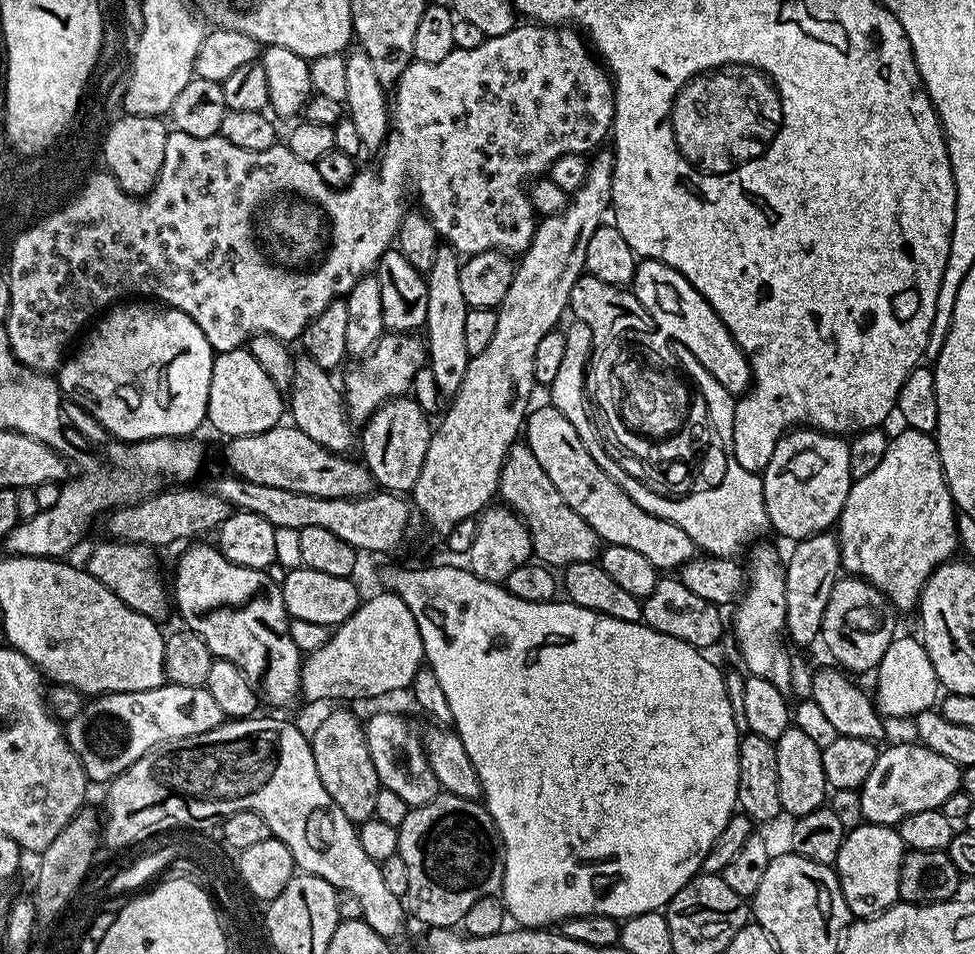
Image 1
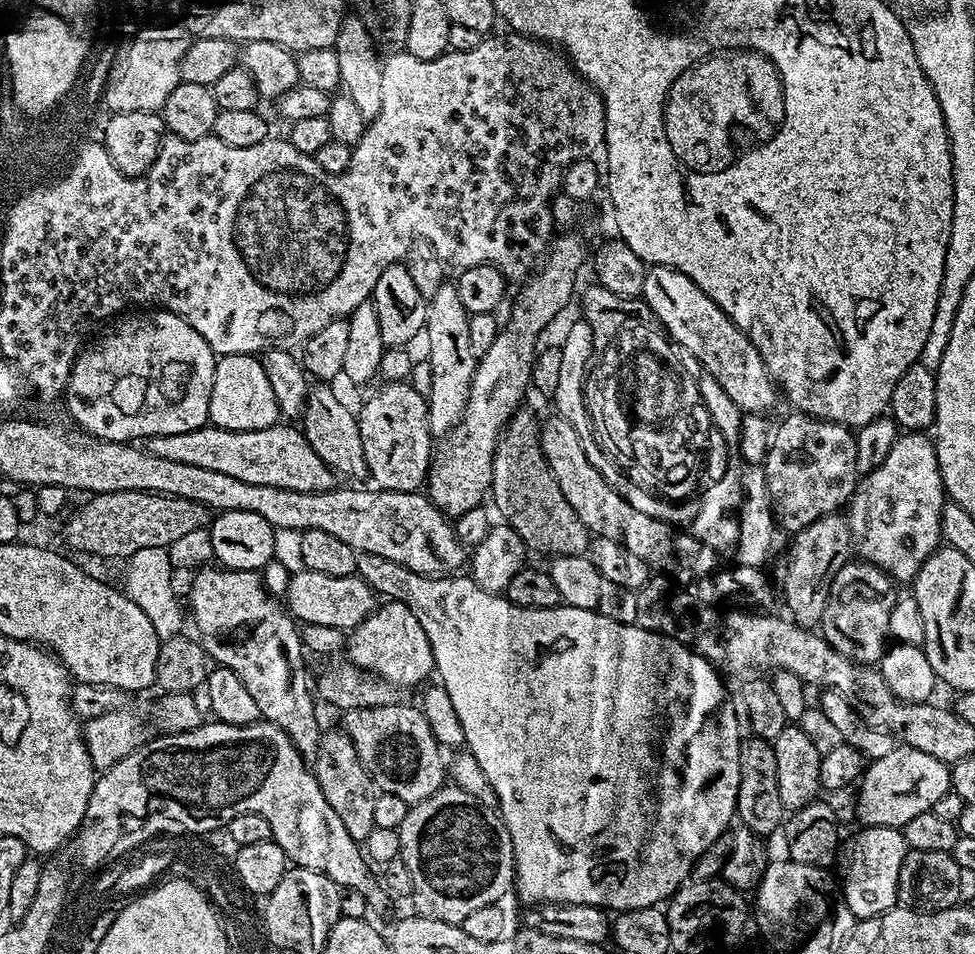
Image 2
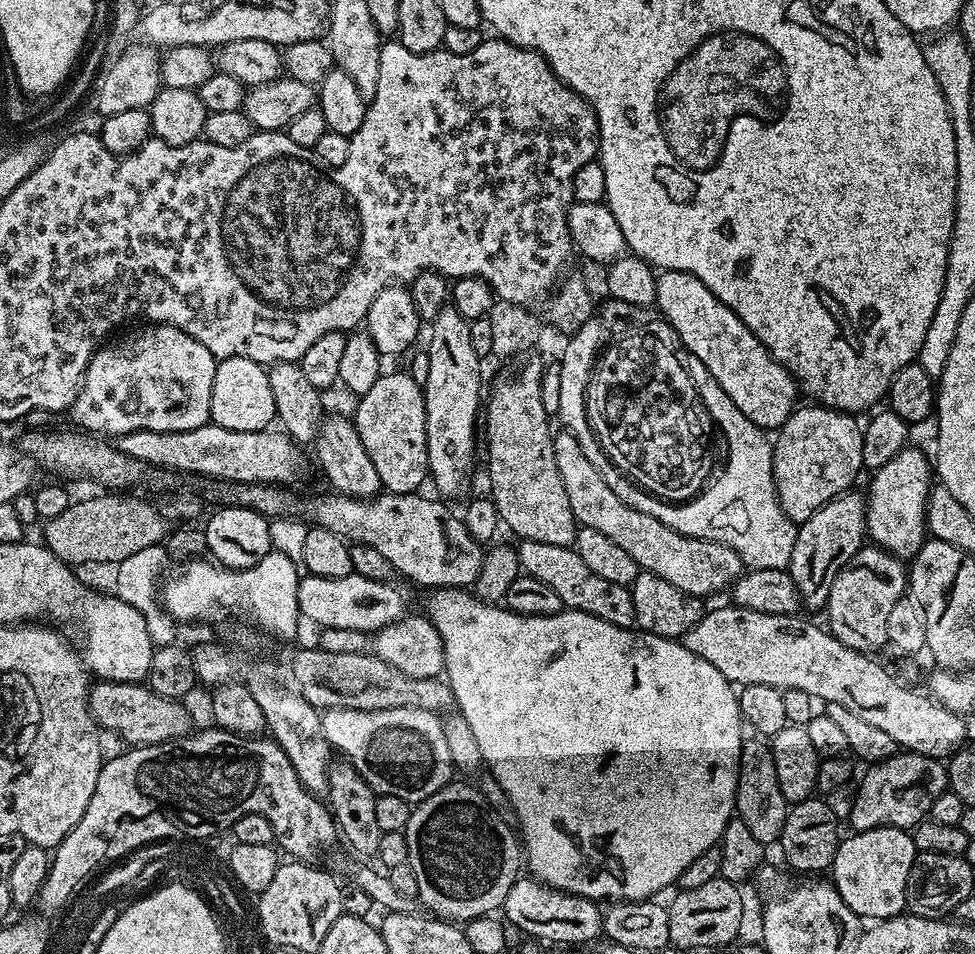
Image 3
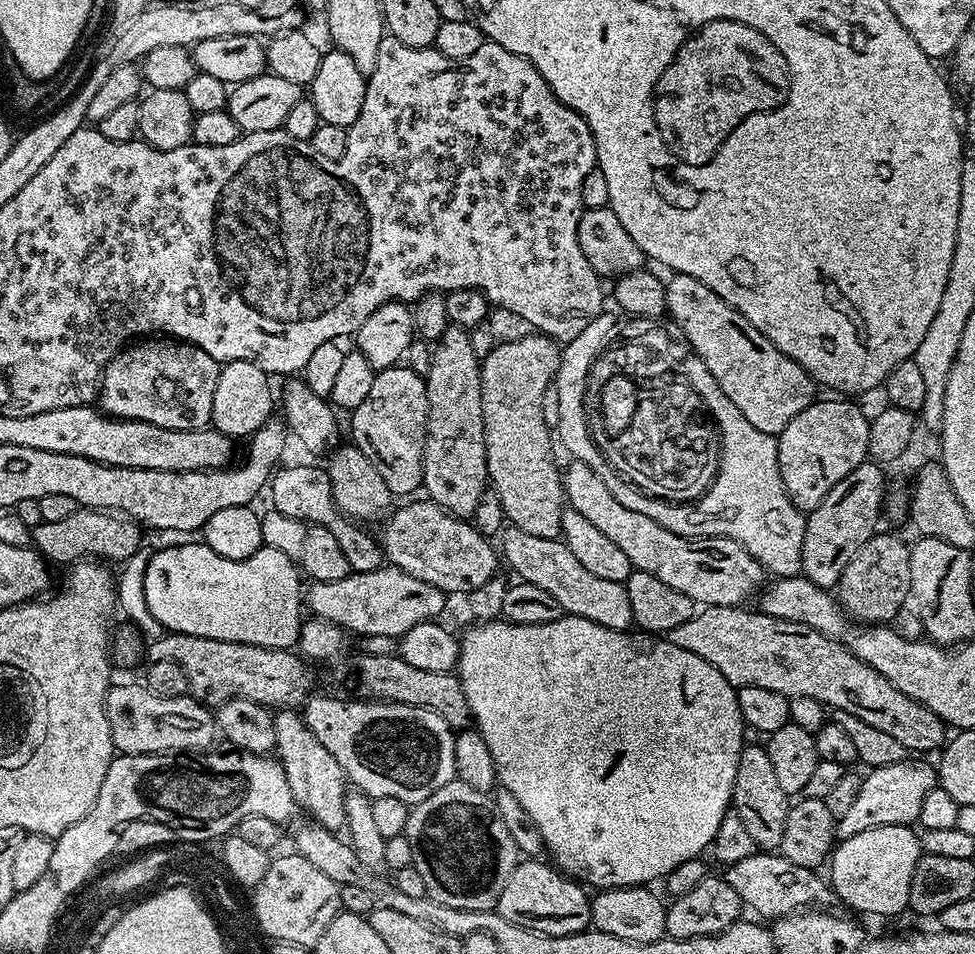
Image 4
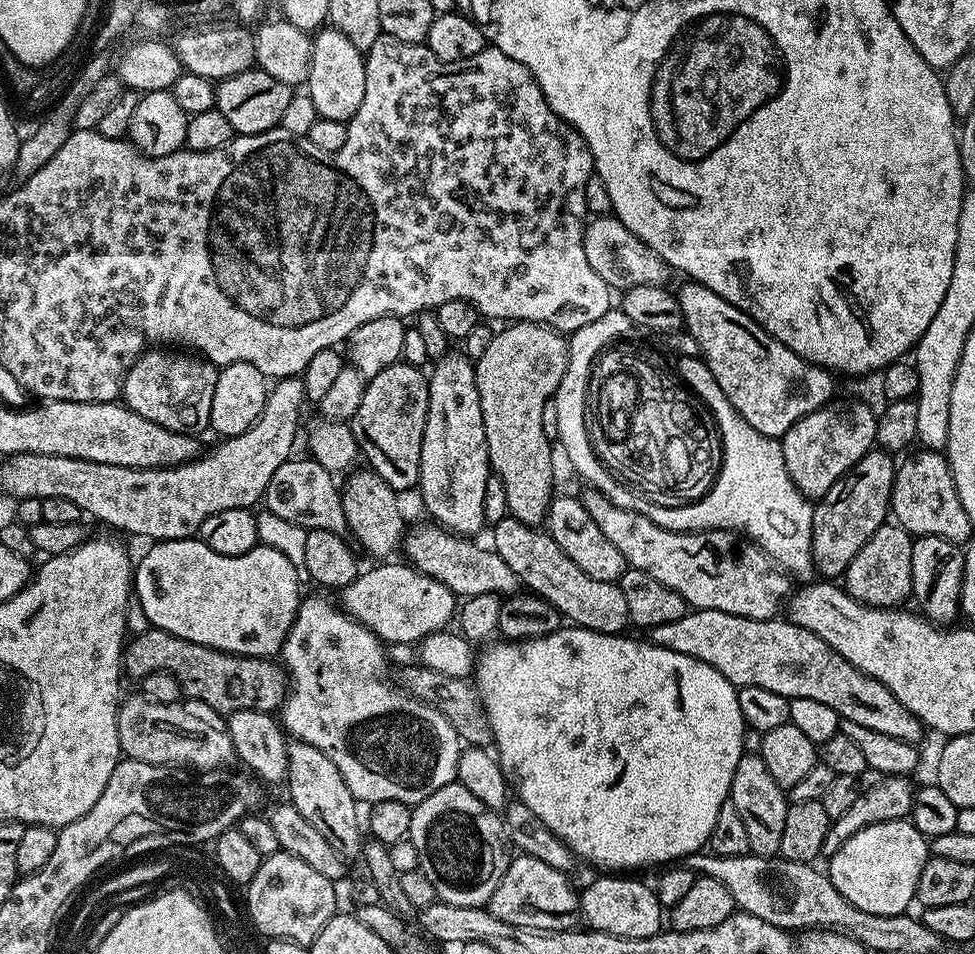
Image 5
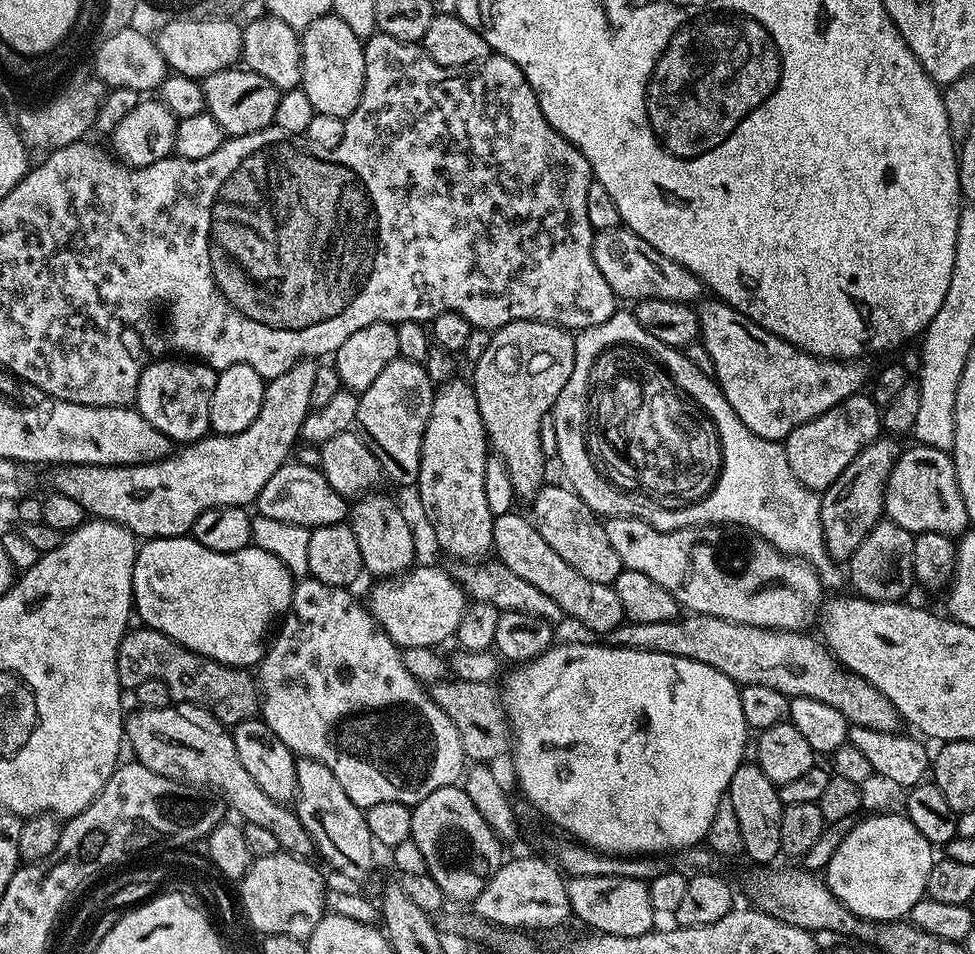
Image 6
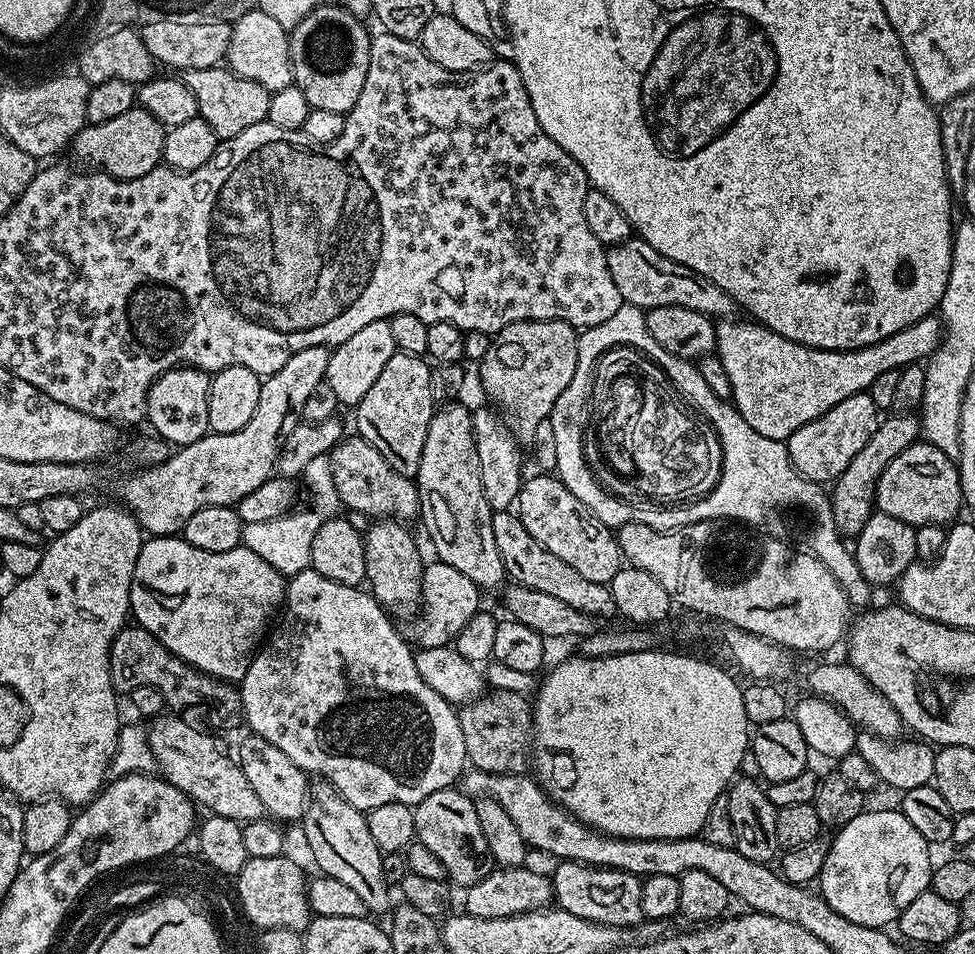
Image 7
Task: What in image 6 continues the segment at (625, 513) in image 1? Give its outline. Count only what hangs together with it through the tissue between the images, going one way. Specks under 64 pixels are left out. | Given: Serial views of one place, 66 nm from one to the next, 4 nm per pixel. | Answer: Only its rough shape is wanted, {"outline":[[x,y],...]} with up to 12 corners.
{"outline":[[604,520],[625,568],[681,609],[735,624],[811,629],[816,569],[753,539],[741,572],[721,529],[663,532]]}

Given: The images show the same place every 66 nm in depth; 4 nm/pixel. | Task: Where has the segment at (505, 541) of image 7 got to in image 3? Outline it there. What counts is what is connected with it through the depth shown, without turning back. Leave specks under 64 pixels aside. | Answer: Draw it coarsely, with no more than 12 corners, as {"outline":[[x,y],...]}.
{"outline":[[520,540],[523,575],[565,609],[635,625],[631,587],[594,574],[575,547]]}

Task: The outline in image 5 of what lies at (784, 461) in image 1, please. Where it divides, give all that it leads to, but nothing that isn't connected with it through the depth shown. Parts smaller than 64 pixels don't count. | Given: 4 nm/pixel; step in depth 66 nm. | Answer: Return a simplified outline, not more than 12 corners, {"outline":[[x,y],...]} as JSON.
{"outline":[[860,400],[823,404],[780,440],[809,500],[876,444]]}

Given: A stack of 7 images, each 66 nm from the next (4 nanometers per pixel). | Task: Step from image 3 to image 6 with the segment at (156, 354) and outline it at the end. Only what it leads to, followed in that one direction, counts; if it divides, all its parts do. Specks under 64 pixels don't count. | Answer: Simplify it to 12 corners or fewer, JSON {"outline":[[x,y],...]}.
{"outline":[[142,370],[134,407],[174,442],[210,432],[218,372]]}

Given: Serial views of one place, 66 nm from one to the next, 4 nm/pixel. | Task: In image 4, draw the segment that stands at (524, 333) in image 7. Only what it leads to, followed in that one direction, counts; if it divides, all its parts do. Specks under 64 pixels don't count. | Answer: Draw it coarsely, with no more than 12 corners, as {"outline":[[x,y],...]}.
{"outline":[[562,348],[480,365],[486,466],[505,521],[558,540],[566,497],[542,418]]}

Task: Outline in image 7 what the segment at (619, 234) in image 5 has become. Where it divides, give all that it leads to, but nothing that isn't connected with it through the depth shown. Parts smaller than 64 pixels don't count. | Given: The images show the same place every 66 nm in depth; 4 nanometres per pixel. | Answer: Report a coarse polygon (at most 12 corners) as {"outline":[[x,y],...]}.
{"outline":[[629,238],[607,249],[625,304],[733,315],[710,278]]}

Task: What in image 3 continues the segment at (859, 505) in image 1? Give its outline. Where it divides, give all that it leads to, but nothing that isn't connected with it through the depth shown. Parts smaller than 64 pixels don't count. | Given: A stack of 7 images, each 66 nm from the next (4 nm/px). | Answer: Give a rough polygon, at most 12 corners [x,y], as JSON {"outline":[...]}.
{"outline":[[915,446],[875,469],[867,535],[902,561],[926,539],[933,465]]}

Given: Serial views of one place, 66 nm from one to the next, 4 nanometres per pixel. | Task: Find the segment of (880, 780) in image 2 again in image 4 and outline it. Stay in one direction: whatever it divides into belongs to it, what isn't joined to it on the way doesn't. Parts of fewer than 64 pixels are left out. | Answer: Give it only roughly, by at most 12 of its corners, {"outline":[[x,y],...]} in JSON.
{"outline":[[909,758],[871,769],[837,841],[915,825],[937,769]]}

